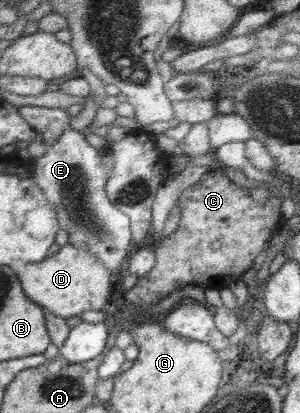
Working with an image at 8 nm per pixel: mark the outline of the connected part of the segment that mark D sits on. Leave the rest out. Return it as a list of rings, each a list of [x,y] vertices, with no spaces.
[[[66,243],[50,258],[44,258],[38,264],[26,264],[26,268],[17,274],[24,294],[38,306],[42,306],[54,316],[70,318],[80,316],[84,310],[103,310],[109,301],[112,282],[116,277],[94,255],[86,254],[86,250],[78,250]]]

